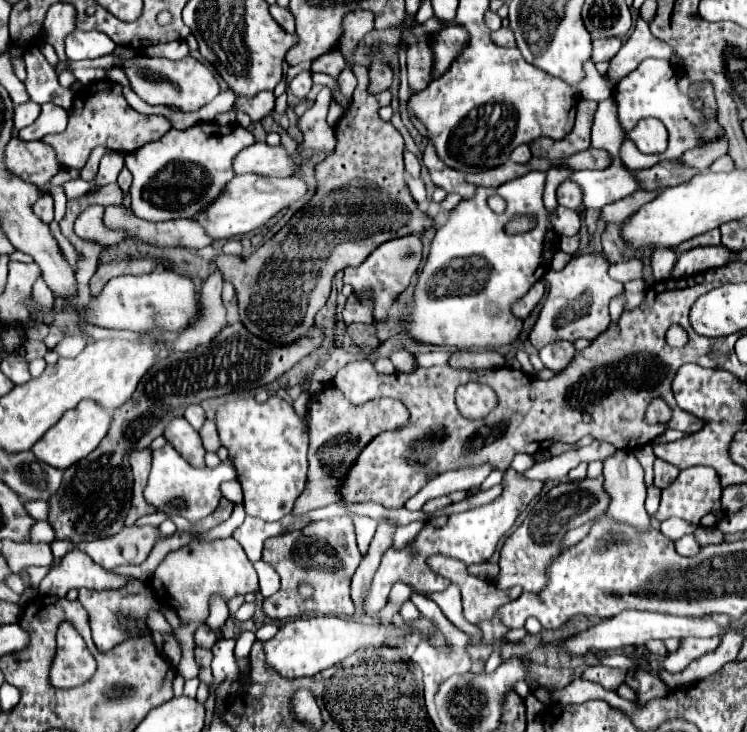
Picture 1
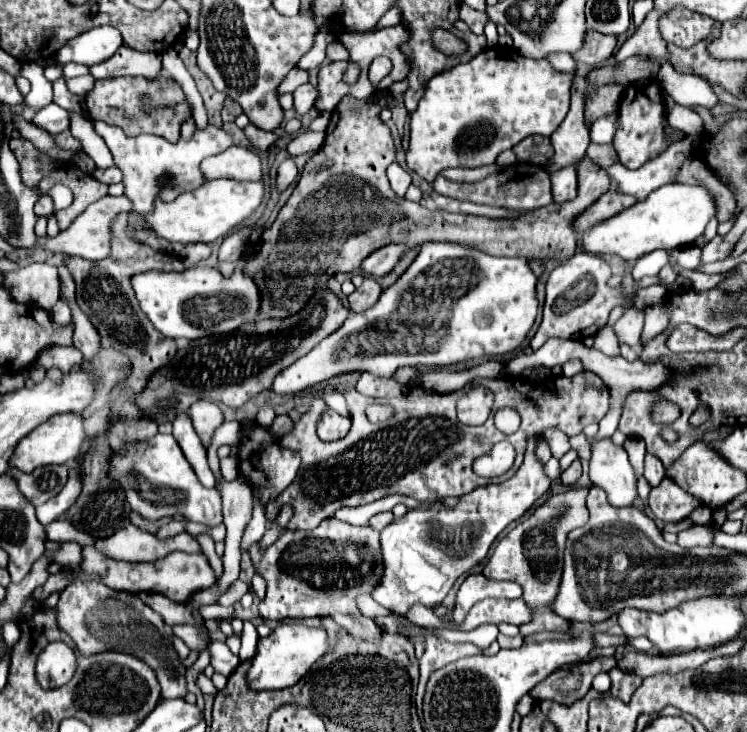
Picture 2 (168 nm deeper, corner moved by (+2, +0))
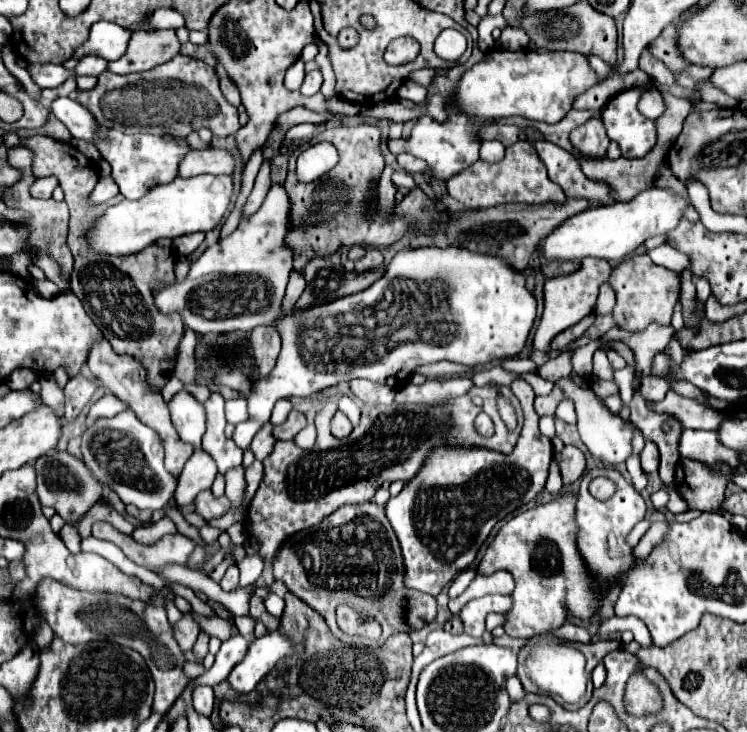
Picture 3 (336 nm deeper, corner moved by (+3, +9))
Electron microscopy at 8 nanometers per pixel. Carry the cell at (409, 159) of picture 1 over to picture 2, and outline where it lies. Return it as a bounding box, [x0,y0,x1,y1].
[387,162,411,196]

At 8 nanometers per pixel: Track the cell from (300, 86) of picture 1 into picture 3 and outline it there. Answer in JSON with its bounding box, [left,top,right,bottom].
[300,69,322,97]

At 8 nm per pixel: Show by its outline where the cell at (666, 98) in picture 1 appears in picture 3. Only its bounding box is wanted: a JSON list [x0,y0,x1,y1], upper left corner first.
[600,87,656,157]

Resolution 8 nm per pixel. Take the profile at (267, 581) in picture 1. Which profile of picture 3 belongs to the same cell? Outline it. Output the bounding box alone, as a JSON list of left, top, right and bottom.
[266,595,284,617]

